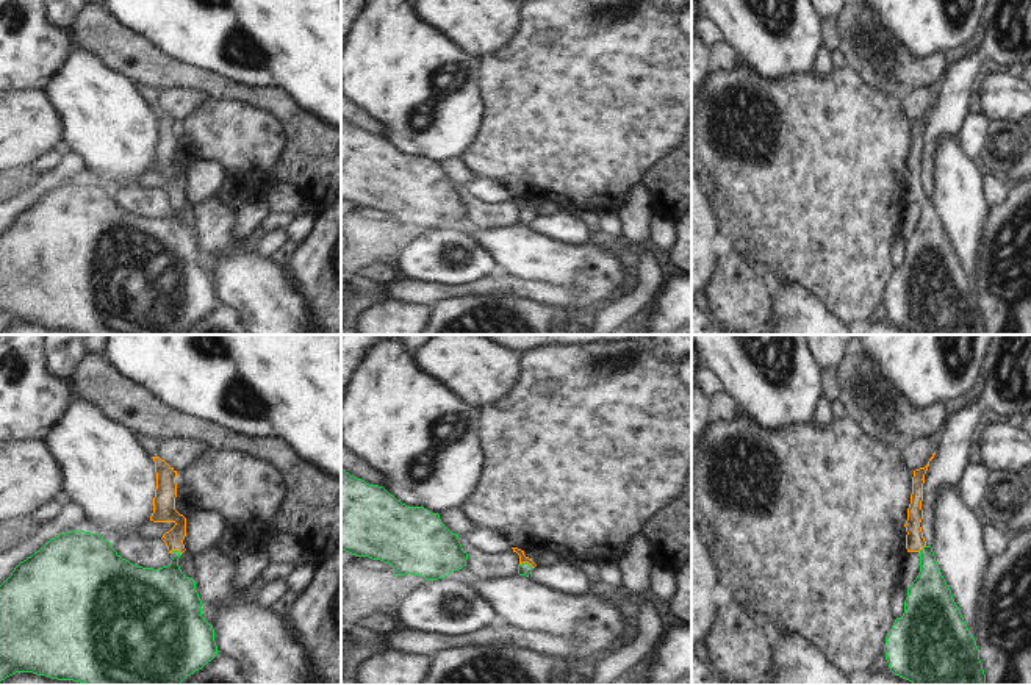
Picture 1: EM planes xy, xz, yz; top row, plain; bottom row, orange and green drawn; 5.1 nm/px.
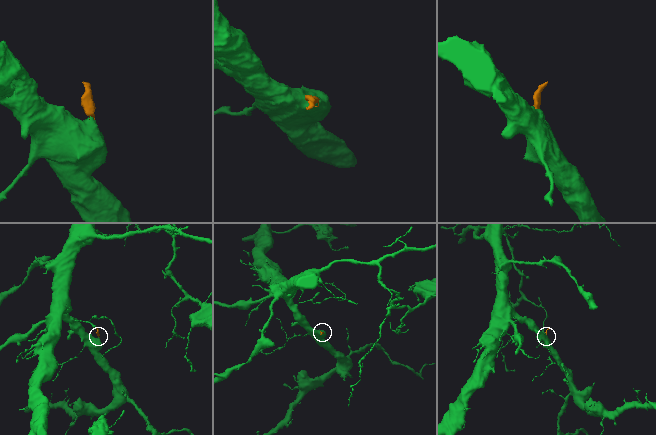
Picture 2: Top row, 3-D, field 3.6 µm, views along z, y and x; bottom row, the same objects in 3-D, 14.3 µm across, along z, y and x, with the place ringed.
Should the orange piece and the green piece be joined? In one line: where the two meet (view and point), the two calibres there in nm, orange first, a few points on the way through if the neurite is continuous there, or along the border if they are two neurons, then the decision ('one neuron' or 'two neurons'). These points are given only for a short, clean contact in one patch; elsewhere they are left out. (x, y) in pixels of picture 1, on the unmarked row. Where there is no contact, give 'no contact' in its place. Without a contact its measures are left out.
contact xz (526, 211); calibres 50 and 60 nm; way xz (523, 208), (526, 211), (523, 219); one neuron

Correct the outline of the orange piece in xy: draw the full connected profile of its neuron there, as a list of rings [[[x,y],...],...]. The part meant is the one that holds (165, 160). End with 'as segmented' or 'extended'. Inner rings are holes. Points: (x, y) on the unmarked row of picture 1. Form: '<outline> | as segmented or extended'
[[[160,106],[152,108],[156,139],[150,170],[175,174],[161,188],[171,213],[158,219],[133,214],[99,183],[84,180],[59,183],[47,191],[0,235],[0,332],[16,322],[33,322],[84,335],[180,335],[217,305],[214,278],[202,266],[196,231],[178,216],[178,208],[186,200],[186,167],[175,160],[177,120]]] | extended

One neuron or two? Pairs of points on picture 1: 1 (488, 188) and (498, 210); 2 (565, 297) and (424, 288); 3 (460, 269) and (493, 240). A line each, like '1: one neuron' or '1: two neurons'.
1: two neurons
2: one neuron
3: two neurons

